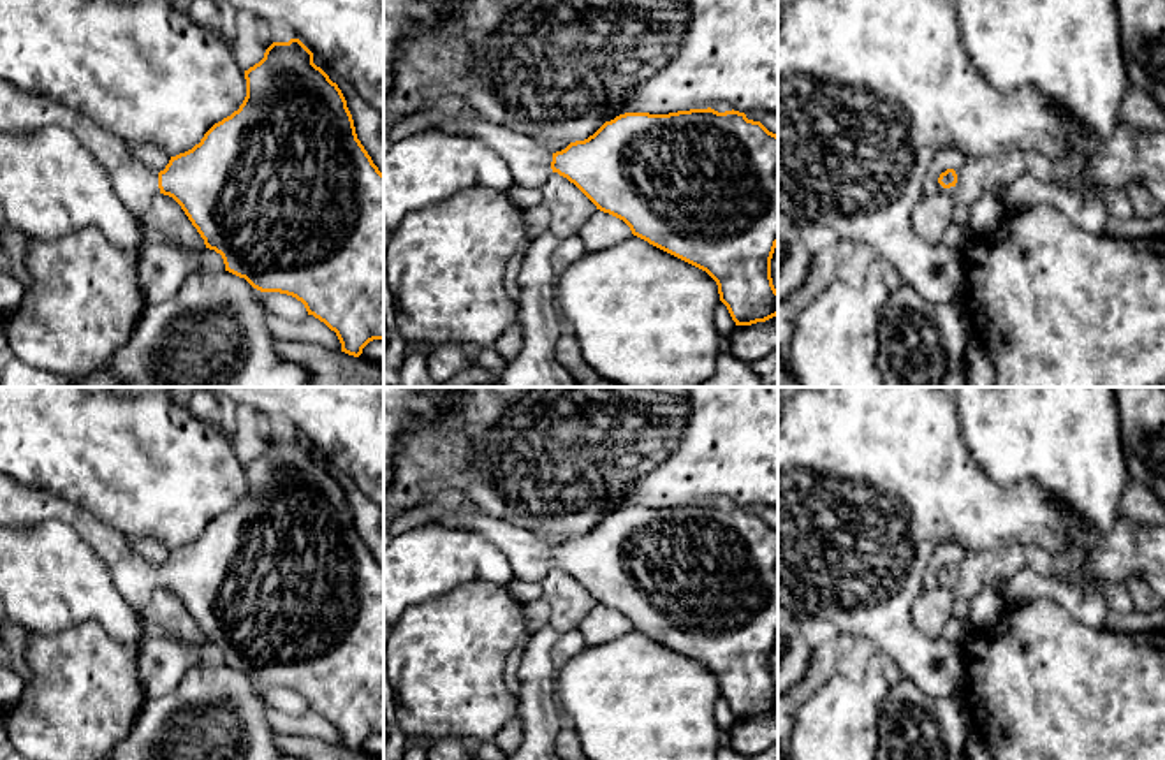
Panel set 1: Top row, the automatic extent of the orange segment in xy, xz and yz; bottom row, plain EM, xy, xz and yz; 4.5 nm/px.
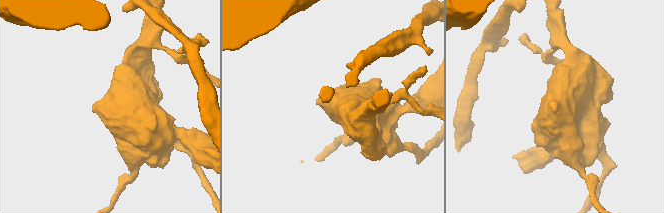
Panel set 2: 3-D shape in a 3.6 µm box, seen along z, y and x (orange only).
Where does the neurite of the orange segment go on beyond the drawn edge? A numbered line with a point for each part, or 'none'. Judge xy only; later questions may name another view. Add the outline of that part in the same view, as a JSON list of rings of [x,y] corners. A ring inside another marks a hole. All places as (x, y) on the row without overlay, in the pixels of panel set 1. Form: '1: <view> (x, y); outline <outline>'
1: xy (136, 577); outline [[[0,473],[0,526],[32,528],[46,521],[70,526],[106,561],[127,603],[137,610],[150,605],[160,588],[158,566],[141,556],[118,530],[106,526],[83,505]]]

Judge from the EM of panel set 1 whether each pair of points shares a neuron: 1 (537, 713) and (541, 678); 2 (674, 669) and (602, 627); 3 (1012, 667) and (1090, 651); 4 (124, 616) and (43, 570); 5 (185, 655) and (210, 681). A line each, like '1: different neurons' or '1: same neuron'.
1: same neuron
2: different neurons
3: same neuron
4: same neuron
5: different neurons

